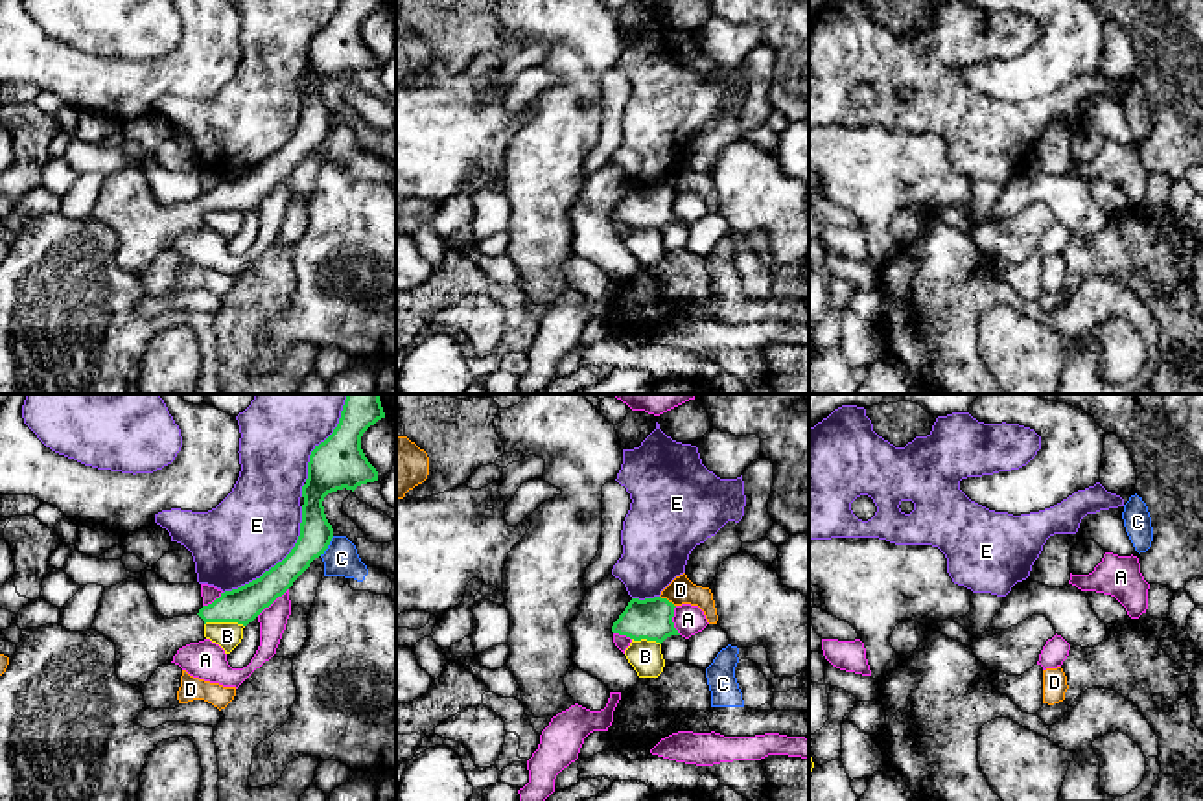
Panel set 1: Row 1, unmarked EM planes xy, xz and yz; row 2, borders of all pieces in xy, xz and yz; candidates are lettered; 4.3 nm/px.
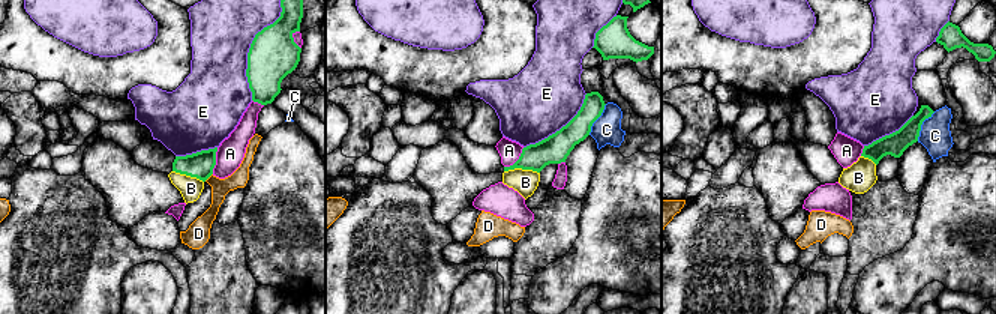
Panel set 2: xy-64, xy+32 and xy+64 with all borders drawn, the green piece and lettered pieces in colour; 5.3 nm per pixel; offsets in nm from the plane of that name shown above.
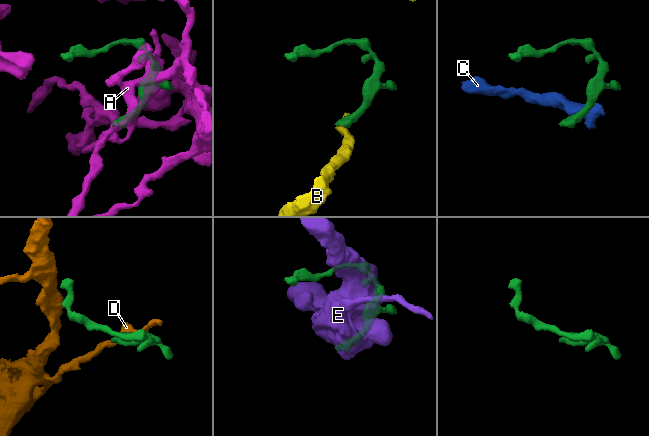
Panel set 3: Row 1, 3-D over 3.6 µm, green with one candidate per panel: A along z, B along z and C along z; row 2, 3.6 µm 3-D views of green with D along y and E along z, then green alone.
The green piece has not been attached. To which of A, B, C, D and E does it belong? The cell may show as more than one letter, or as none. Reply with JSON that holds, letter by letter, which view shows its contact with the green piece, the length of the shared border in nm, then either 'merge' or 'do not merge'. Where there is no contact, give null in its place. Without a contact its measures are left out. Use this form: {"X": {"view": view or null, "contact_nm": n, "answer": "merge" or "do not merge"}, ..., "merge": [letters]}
{"A": {"view": "xy", "contact_nm": 190, "answer": "do not merge"}, "B": {"view": "xy", "contact_nm": 180, "answer": "do not merge"}, "C": {"view": "xy", "contact_nm": 110, "answer": "do not merge"}, "D": {"view": "xz", "contact_nm": 90, "answer": "do not merge"}, "E": {"view": "xy", "contact_nm": 500, "answer": "do not merge"}, "merge": []}

